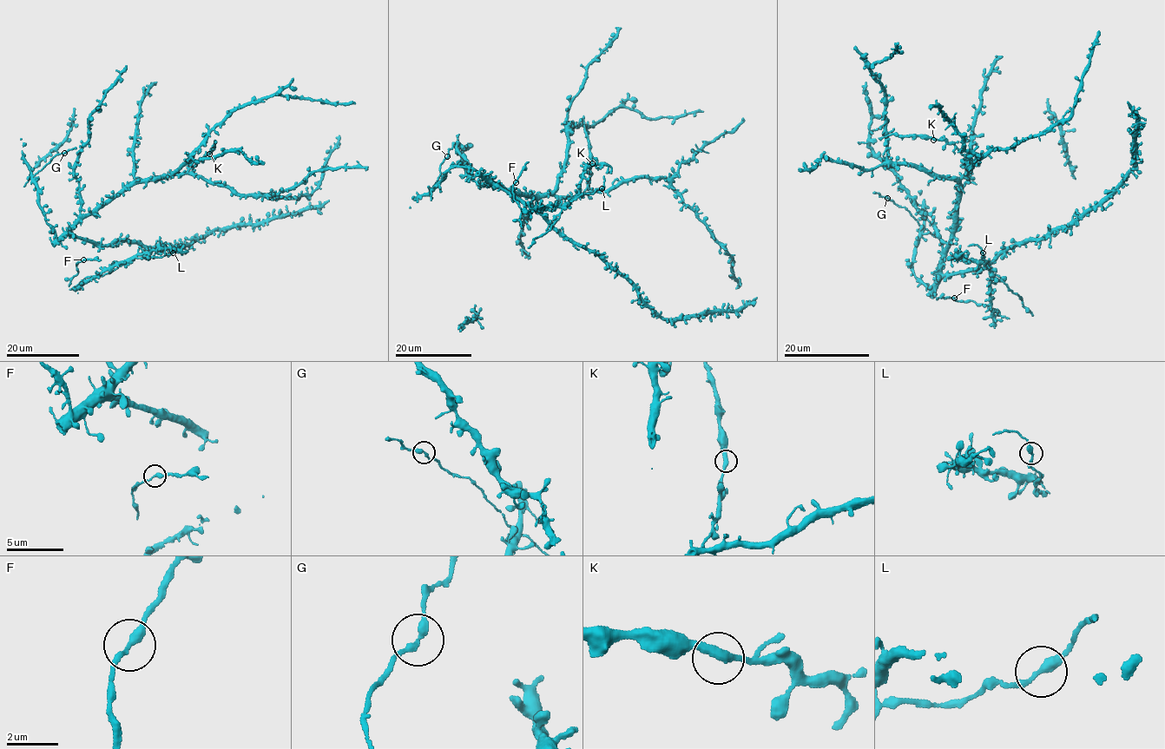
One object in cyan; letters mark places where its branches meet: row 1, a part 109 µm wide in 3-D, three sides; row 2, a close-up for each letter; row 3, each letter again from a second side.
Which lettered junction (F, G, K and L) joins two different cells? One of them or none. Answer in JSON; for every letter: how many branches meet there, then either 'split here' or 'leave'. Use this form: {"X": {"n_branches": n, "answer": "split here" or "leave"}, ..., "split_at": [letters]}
{"F": {"n_branches": 2, "answer": "leave"}, "G": {"n_branches": 2, "answer": "leave"}, "K": {"n_branches": 2, "answer": "leave"}, "L": {"n_branches": 2, "answer": "leave"}, "split_at": []}

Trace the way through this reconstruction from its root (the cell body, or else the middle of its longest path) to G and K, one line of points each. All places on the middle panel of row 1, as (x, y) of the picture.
G: (501, 186), (459, 165), (433, 186), (440, 174), (440, 165), (447, 157)
K: (501, 186), (535, 197), (551, 193), (568, 197), (579, 196), (589, 181), (592, 163)

